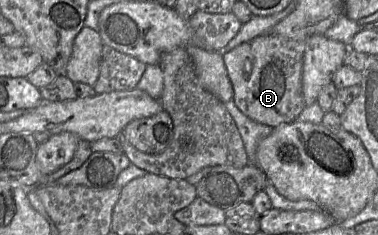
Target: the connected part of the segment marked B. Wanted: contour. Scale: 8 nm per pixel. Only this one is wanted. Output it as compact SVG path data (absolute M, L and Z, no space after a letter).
M264 34L244 42L234 49L223 53L223 60L233 88L233 102L251 120L277 127L297 120L306 104L302 93L302 69L305 41Z

